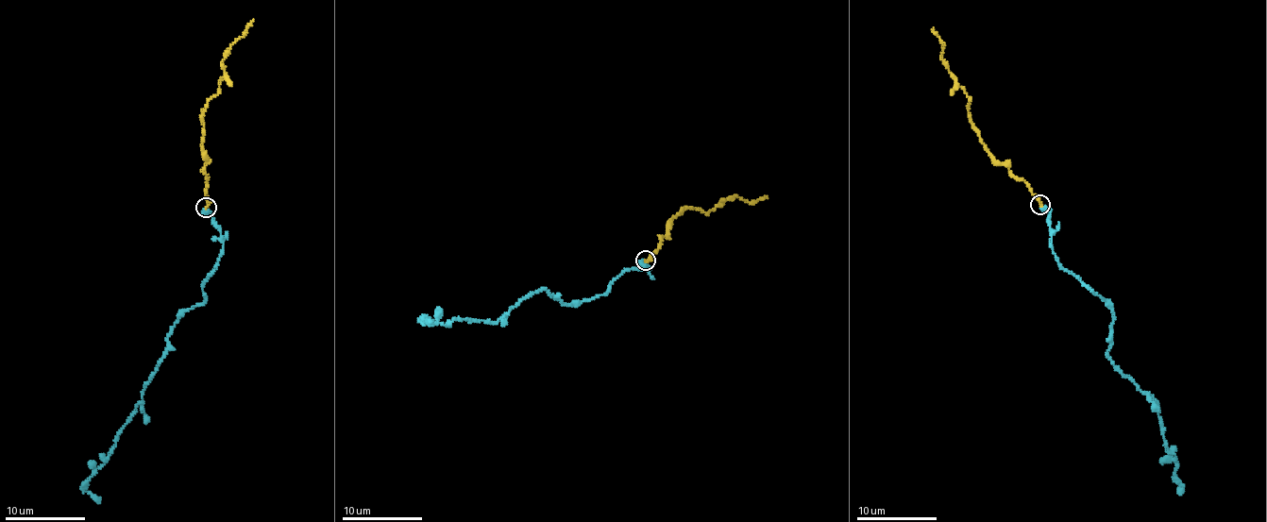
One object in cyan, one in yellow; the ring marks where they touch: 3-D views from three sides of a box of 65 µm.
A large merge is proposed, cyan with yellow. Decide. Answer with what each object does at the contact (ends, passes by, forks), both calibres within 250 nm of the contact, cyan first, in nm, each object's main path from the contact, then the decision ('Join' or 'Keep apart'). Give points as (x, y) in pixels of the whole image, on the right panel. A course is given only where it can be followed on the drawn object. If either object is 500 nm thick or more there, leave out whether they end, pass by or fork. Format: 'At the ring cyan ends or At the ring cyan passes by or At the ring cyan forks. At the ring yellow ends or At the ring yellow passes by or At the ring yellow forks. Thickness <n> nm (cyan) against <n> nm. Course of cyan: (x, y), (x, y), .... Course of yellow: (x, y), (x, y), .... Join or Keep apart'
At the ring cyan ends. At the ring yellow ends. Thickness 480 nm (cyan) against 220 nm. Course of cyan: (1039, 206), (1050, 212), (1058, 264), (1111, 310), (1108, 359), (1156, 401), (1180, 495). Course of yellow: (1039, 204), (1022, 180), (990, 156), (973, 126), (966, 106), (969, 97), (942, 57), (943, 45), (933, 27). Join

